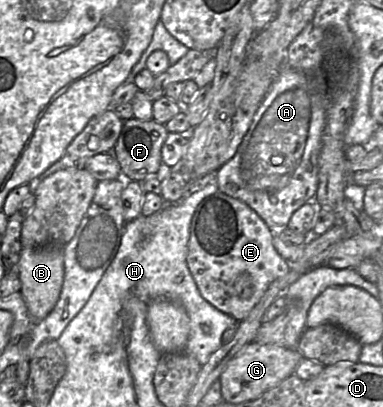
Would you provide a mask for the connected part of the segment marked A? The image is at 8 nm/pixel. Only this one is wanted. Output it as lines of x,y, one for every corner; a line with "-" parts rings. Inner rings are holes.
287,54
285,65
254,114
235,155
216,173
218,191
246,203
272,232
287,228
292,214
308,201
314,201
318,187
318,159
326,121
324,102
315,89
313,78
288,67

